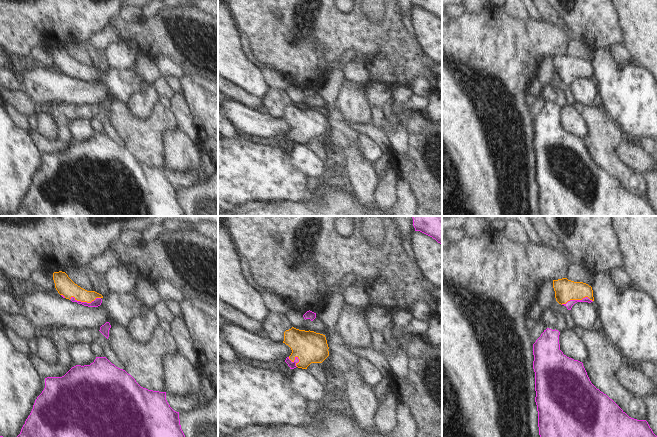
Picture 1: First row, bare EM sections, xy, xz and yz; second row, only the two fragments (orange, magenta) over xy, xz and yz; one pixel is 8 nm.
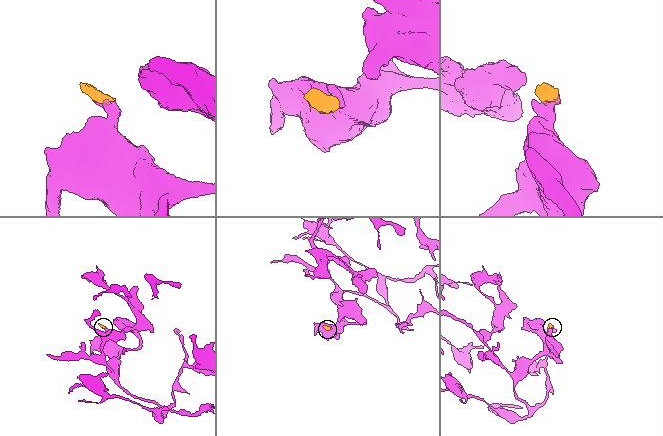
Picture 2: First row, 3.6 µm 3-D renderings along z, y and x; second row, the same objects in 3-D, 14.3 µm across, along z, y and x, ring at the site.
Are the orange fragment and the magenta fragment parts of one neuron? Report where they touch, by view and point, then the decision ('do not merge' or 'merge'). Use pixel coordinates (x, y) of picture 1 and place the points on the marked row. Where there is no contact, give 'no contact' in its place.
xy (84, 301) | merge

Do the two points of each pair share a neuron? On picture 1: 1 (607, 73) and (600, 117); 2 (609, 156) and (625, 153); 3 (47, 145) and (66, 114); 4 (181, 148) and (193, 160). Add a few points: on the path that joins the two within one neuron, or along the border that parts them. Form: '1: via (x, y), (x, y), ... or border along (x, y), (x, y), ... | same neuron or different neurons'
1: border along (605, 110), (614, 122) | different neurons
2: border along (623, 136), (617, 141), (614, 152), (634, 170) | different neurons
3: via (57, 143), (64, 136), (64, 124) | same neuron
4: via (184, 151), (190, 157) | same neuron

